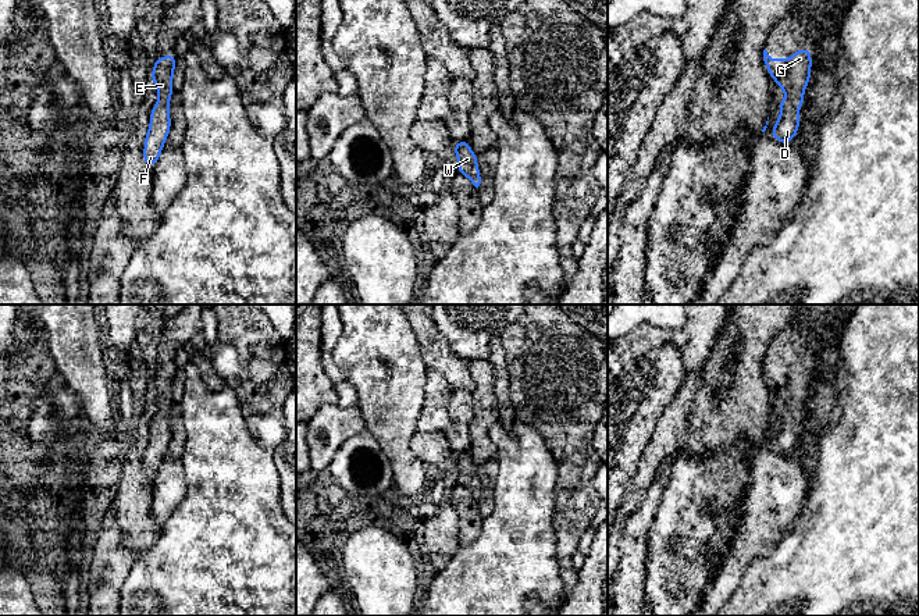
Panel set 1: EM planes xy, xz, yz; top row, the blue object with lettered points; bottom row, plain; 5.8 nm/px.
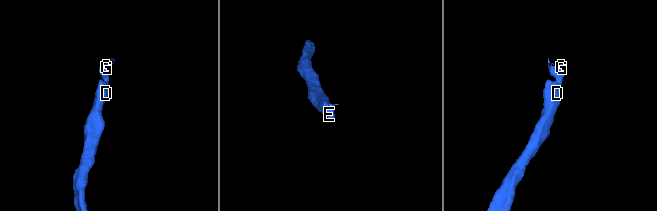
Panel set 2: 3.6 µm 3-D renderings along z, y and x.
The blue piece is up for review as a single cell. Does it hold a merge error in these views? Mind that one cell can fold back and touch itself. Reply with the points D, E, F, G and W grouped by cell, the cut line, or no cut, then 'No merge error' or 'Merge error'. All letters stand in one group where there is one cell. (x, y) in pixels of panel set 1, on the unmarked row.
Groups: D E F G W. No split. No merge error

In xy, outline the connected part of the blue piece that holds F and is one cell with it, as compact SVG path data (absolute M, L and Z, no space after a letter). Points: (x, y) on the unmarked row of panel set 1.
M175 364L157 368L150 391L156 395L158 413L150 424L150 437L145 449L143 471L147 478L154 478L171 441L170 412L172 407L172 388L175 384Z

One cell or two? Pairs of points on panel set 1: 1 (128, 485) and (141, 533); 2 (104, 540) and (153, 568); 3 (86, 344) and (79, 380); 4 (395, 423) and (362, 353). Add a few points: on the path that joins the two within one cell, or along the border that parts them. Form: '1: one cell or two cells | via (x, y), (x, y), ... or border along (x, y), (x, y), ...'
1: one cell | via (132, 497), (132, 511), (136, 522)
2: two cells | border along (135, 561), (120, 590)
3: one cell | via (82, 352), (82, 371)
4: one cell | via (391, 406), (389, 381), (378, 370)

